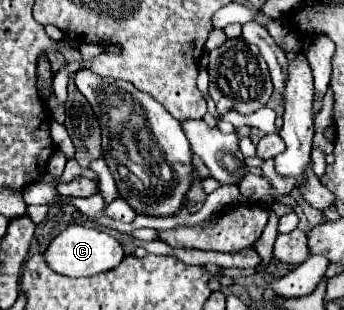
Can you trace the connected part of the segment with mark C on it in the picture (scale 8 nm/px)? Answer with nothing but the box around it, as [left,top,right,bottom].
[45,225,125,277]

